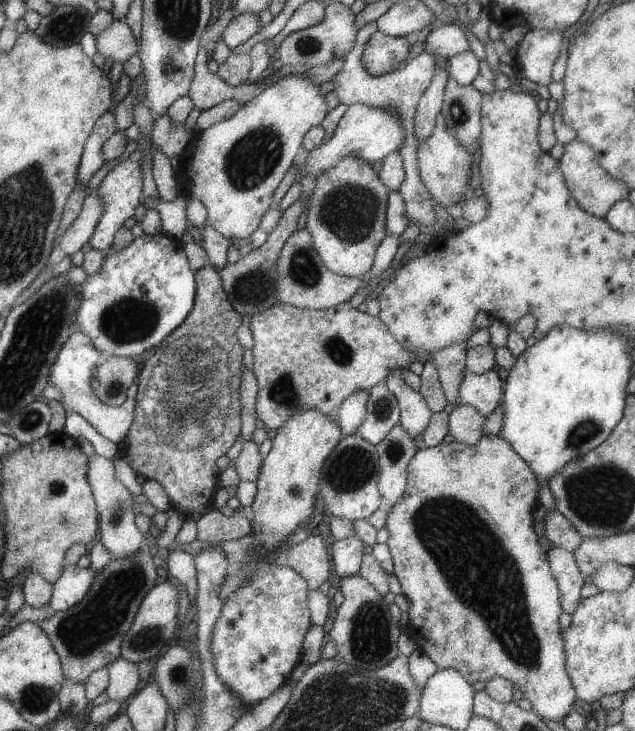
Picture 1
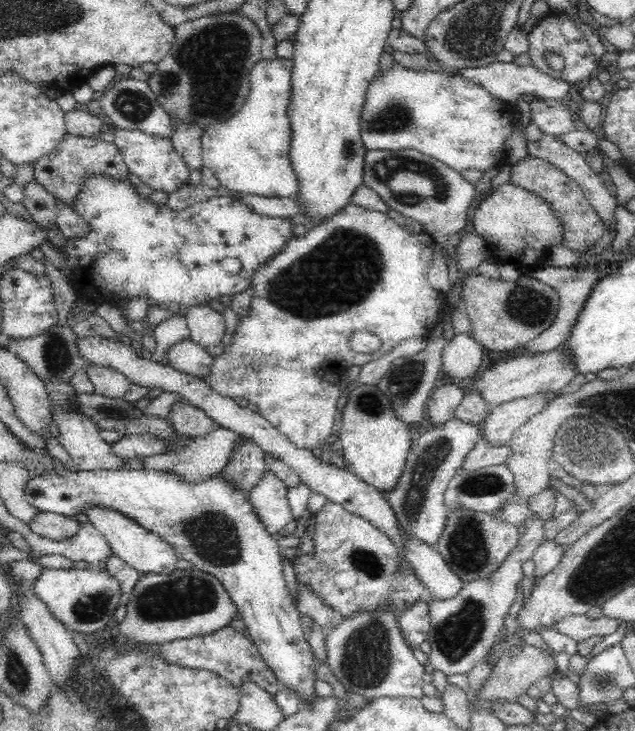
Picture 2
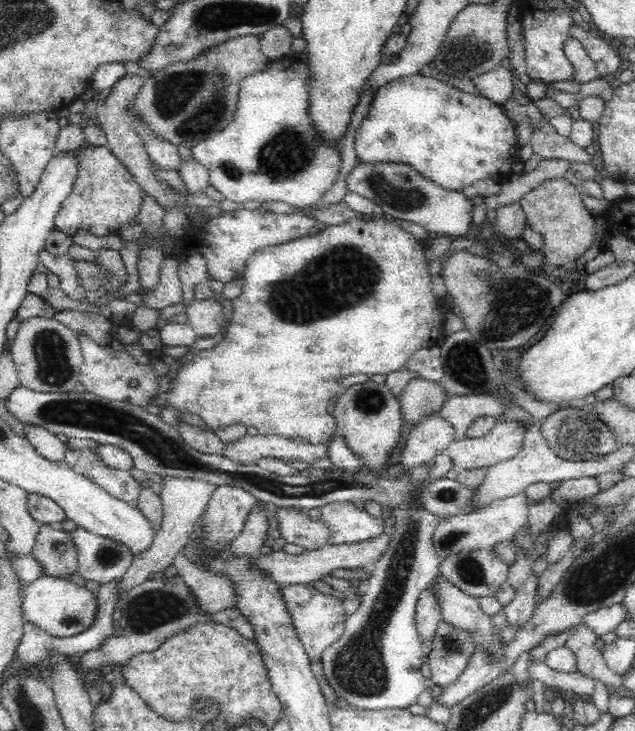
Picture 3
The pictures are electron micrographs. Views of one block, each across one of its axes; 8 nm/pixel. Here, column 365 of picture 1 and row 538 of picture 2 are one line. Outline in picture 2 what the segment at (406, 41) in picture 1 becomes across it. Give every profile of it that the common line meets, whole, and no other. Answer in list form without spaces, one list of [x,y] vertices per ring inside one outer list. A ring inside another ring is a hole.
[[[38,512],[32,518],[29,527],[36,535],[50,542],[60,543],[74,538],[80,525],[68,516],[53,512]]]

